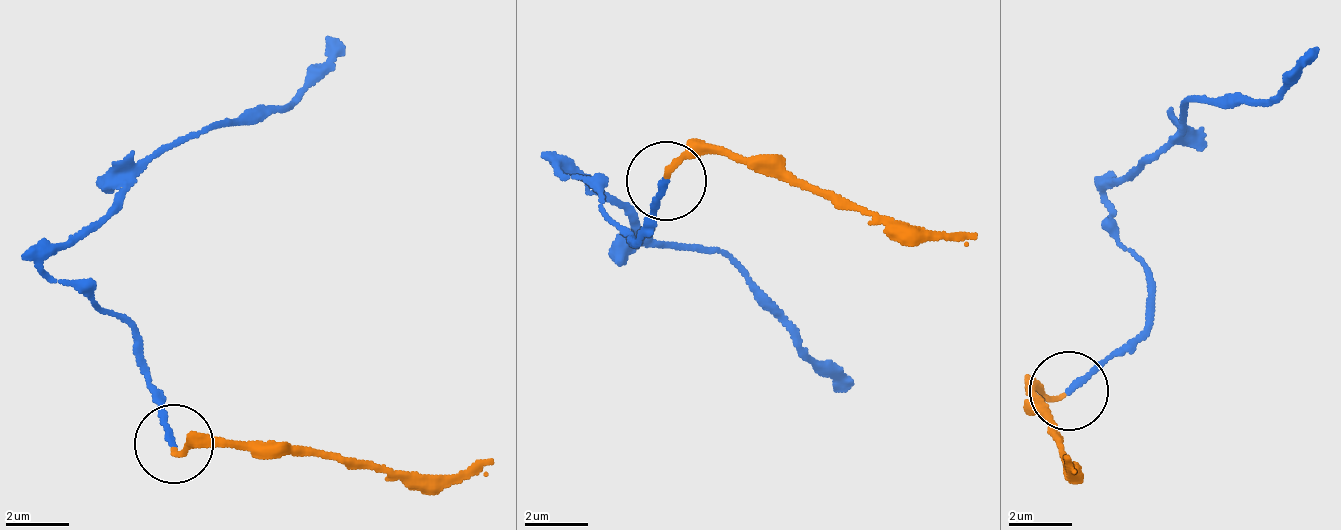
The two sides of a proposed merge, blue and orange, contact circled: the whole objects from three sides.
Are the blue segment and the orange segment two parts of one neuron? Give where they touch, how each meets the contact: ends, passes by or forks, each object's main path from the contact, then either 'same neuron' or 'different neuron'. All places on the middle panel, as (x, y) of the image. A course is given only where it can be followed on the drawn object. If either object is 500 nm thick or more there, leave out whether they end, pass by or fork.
at (666, 181); blue ends there; orange ends there; blue runs (664, 178), (634, 239), (632, 233), (557, 163), (655, 247), (725, 256), (796, 343), (845, 388); orange runs (663, 180), (688, 156), (744, 156), (886, 220), (975, 235); same neuron

